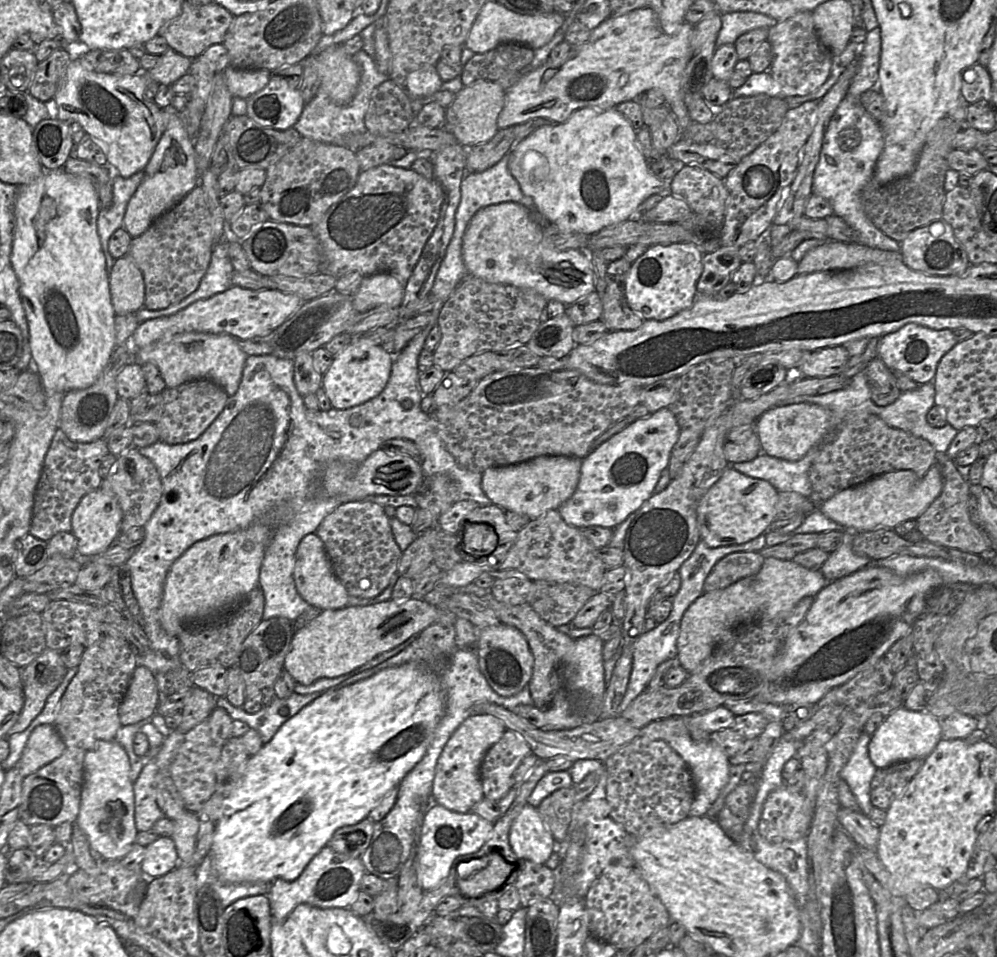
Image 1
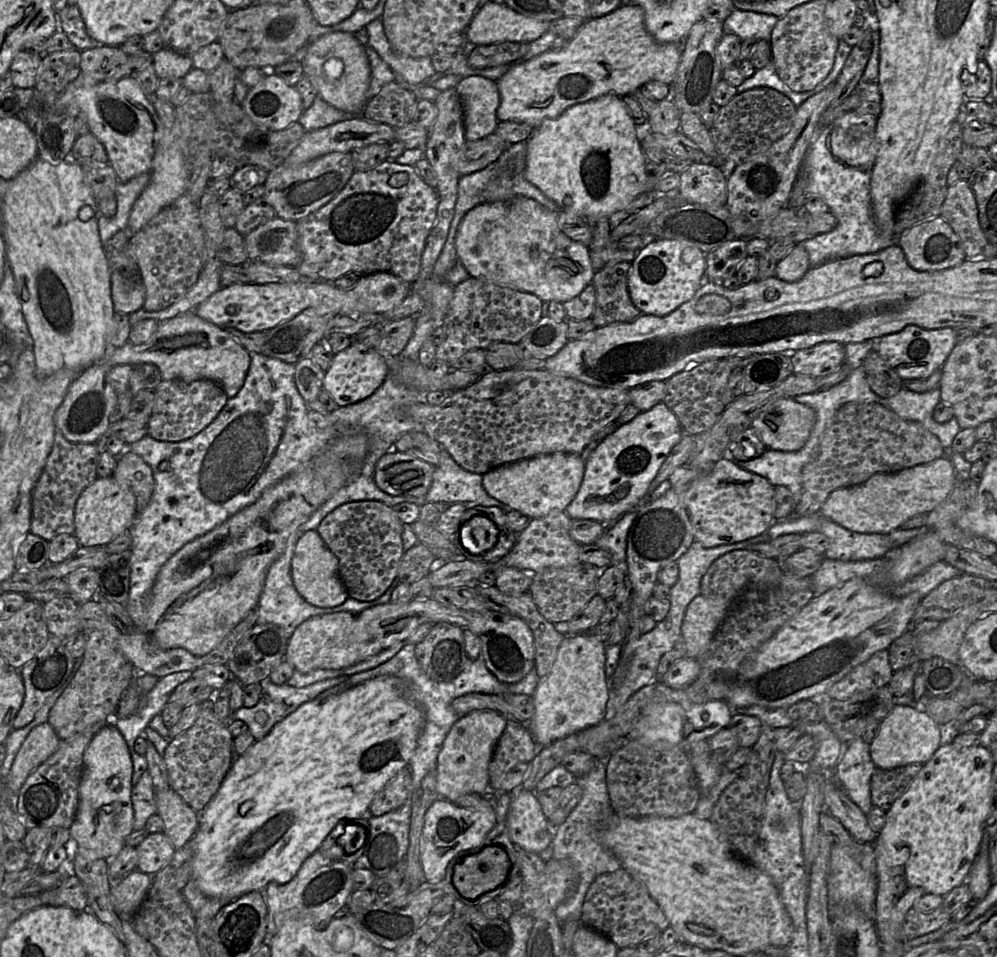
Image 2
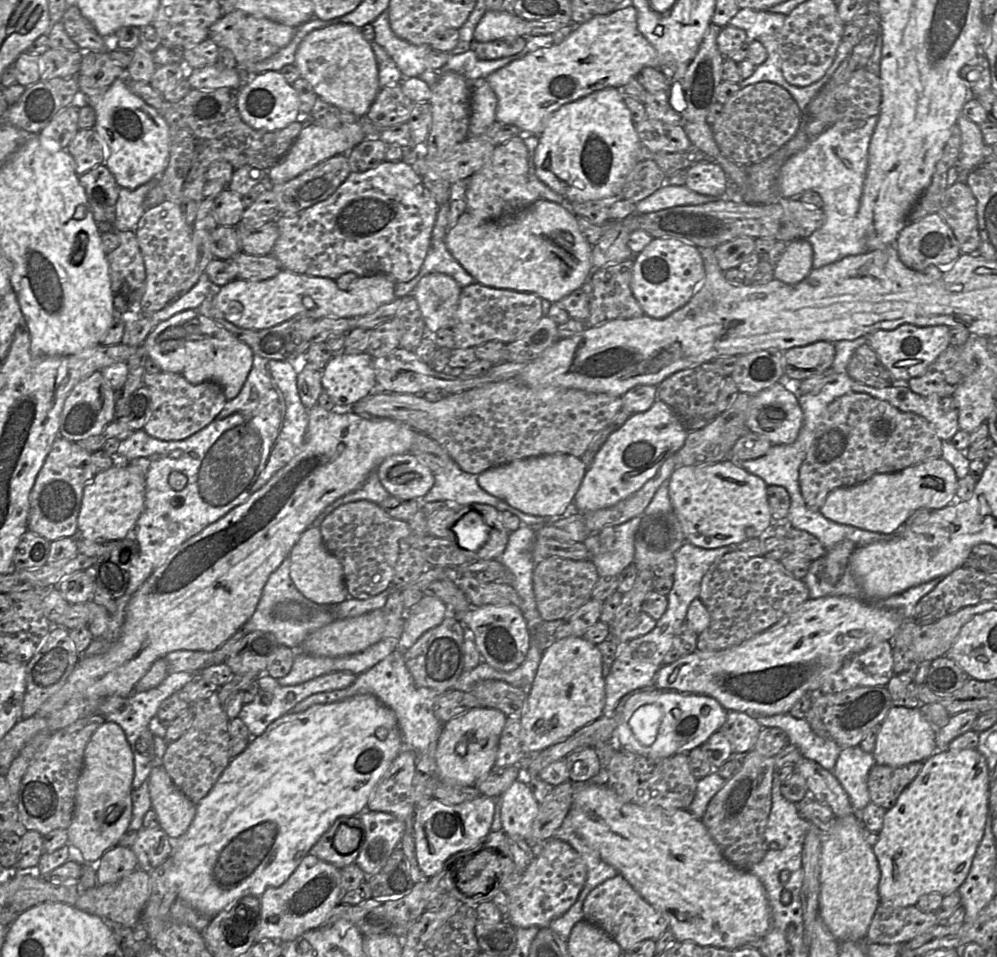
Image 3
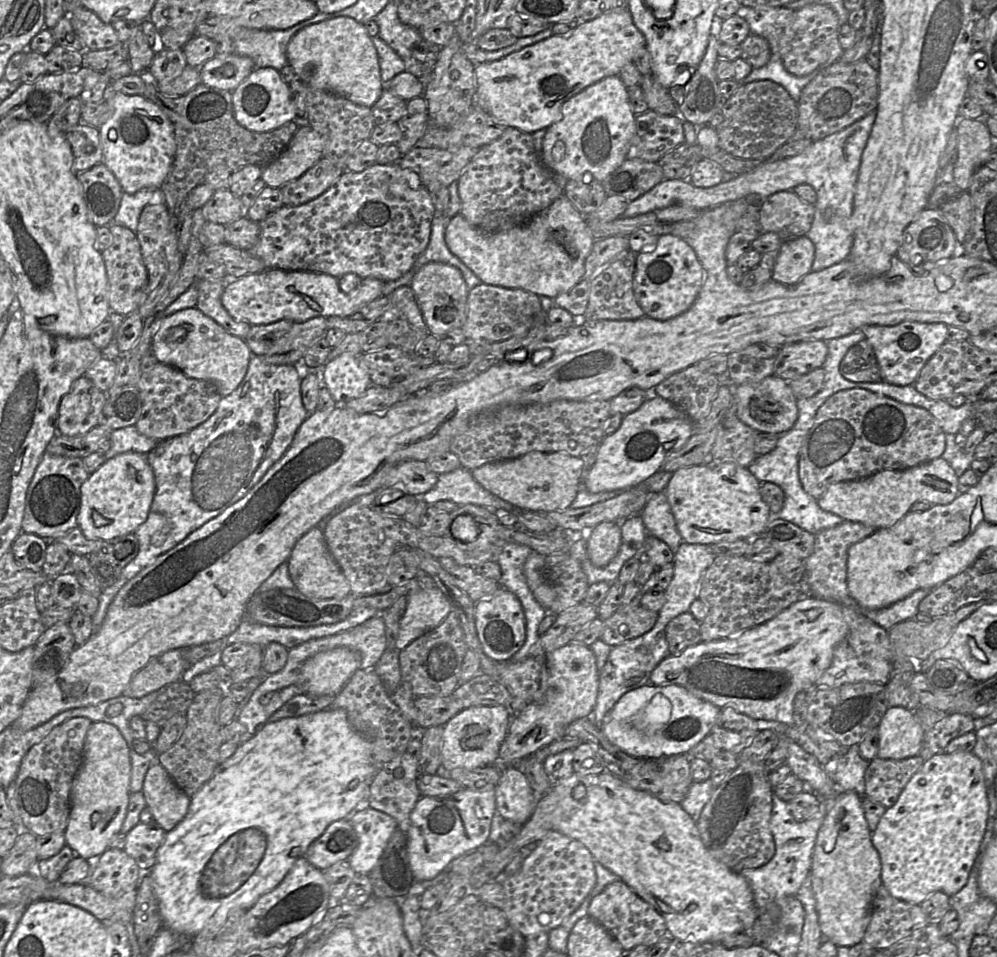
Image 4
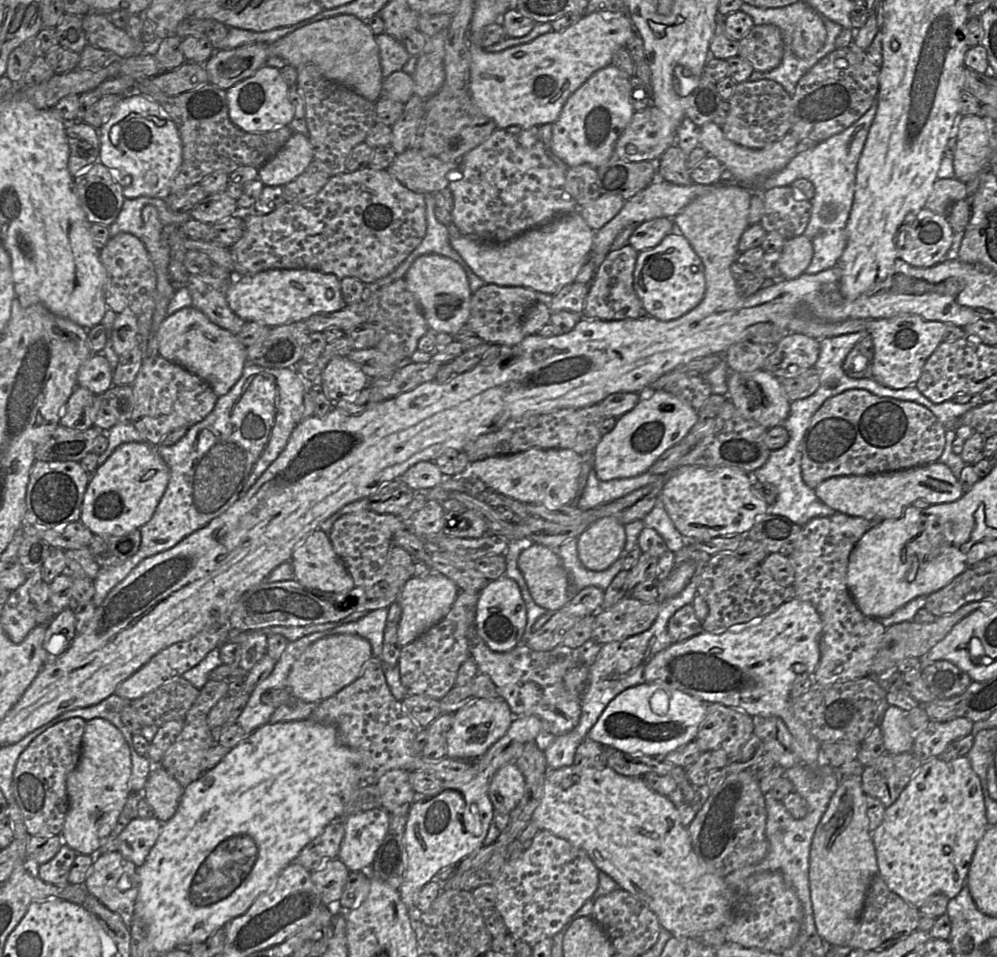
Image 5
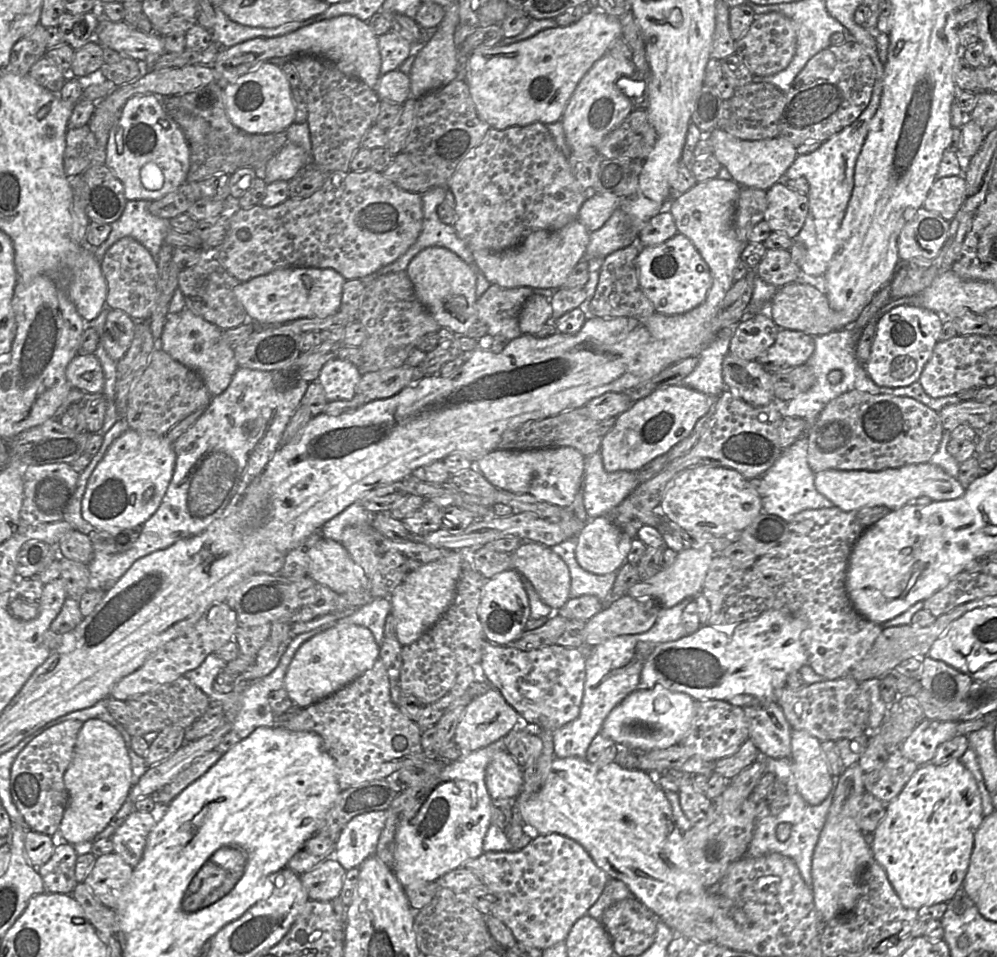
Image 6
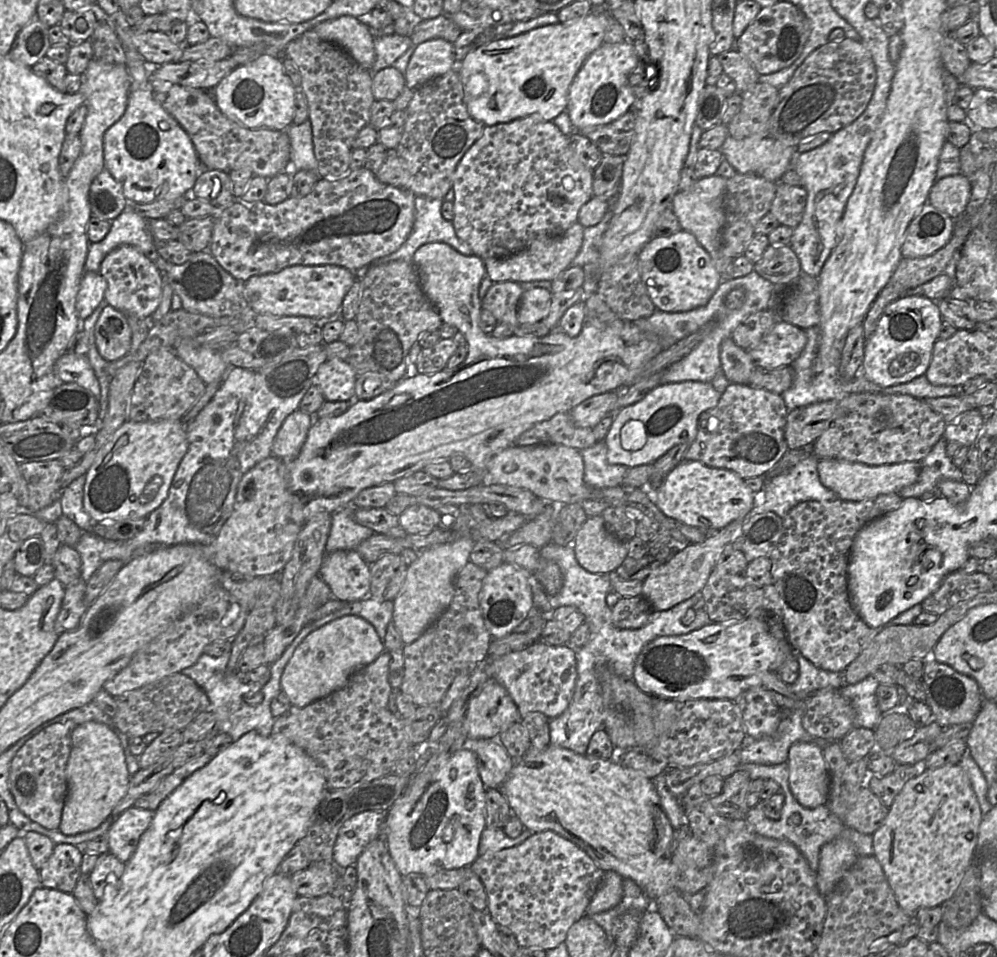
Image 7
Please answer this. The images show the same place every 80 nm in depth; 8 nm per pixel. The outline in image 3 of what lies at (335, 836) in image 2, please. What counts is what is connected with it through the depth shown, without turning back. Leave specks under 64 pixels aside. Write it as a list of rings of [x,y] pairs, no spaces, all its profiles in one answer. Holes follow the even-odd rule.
[[[343,816],[337,818],[334,823],[325,831],[316,843],[311,847],[309,854],[312,854],[322,861],[330,863],[337,868],[349,866],[355,863],[362,847],[362,841],[357,849],[350,854],[341,854],[334,847],[334,836],[338,828],[348,825],[363,830],[364,826],[357,816]]]

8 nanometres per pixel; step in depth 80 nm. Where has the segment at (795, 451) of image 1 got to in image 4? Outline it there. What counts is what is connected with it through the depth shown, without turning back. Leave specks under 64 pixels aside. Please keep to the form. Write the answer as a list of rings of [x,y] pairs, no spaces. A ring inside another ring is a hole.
[[[776,375],[758,383],[733,386],[733,392],[738,419],[757,432],[781,434],[790,430],[797,420],[797,398],[788,382]]]

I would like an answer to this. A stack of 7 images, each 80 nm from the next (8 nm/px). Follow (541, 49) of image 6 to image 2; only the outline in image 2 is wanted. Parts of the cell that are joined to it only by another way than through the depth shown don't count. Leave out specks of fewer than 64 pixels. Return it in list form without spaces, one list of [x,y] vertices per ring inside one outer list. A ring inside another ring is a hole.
[[[635,3],[622,4],[613,12],[585,21],[577,35],[559,51],[548,50],[526,62],[514,65],[497,81],[500,104],[498,121],[520,121],[538,127],[544,118],[555,118],[572,105],[607,94],[631,94],[644,83],[661,81],[669,86],[674,82],[682,55],[682,43],[657,41],[645,27],[645,12]]]

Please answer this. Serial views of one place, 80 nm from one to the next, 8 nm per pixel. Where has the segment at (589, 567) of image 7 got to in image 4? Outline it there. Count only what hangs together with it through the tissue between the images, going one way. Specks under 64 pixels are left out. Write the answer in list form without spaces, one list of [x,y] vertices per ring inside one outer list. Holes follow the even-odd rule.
[[[604,521],[587,534],[587,554],[590,562],[597,566],[606,566],[618,553],[621,545],[620,523]]]

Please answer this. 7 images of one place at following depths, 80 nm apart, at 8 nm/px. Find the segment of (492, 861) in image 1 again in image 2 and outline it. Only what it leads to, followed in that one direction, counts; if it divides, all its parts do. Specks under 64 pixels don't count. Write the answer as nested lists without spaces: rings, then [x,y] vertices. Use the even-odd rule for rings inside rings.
[[[488,846],[478,854],[468,856],[459,861],[454,868],[453,886],[466,899],[475,900],[493,891],[504,881],[508,881],[509,859],[506,852],[499,846]]]

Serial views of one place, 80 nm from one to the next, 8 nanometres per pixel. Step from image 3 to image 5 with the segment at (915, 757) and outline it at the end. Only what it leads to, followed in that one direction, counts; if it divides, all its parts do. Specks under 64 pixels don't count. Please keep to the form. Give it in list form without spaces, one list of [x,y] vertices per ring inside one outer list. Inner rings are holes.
[[[888,706],[879,722],[886,753],[911,752],[914,734],[906,720],[906,711],[896,706]]]

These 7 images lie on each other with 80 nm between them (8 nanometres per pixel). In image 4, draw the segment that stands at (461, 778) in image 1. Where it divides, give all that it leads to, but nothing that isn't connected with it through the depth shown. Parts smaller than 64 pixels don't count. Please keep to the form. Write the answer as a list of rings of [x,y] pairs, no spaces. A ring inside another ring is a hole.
[[[473,706],[461,710],[443,728],[442,763],[447,770],[474,769],[496,764],[509,729],[509,711],[503,706]]]

